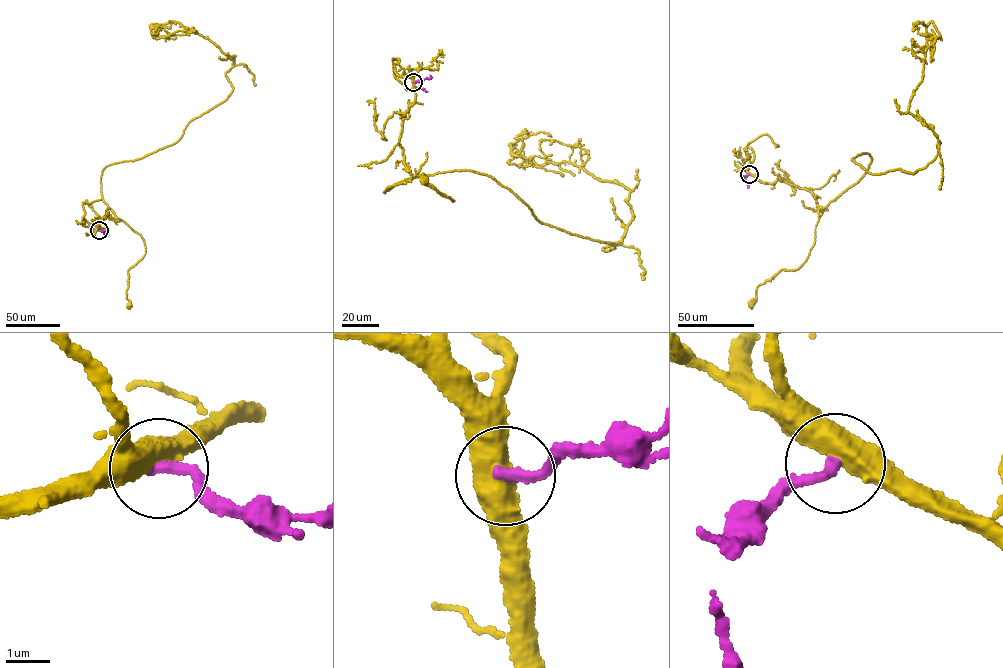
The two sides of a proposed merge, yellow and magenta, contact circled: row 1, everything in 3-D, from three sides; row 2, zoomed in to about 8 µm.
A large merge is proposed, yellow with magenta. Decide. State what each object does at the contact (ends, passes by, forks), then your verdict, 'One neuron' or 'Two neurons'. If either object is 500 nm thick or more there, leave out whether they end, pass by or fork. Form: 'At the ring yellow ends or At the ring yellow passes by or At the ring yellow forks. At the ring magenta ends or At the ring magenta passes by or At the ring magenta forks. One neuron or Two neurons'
Two neurons

